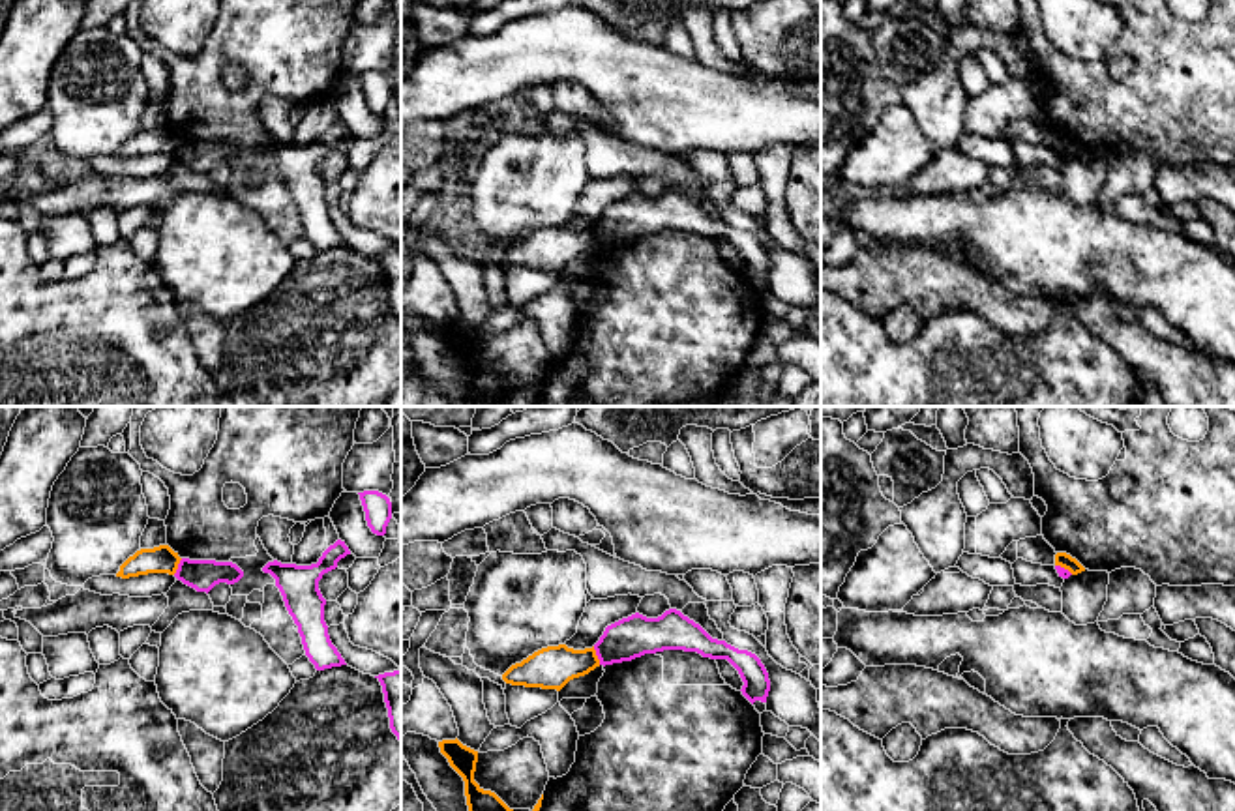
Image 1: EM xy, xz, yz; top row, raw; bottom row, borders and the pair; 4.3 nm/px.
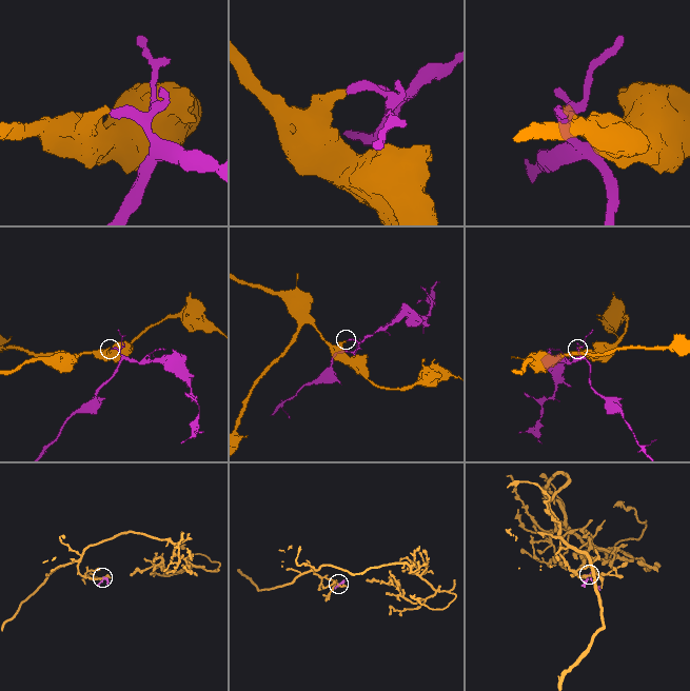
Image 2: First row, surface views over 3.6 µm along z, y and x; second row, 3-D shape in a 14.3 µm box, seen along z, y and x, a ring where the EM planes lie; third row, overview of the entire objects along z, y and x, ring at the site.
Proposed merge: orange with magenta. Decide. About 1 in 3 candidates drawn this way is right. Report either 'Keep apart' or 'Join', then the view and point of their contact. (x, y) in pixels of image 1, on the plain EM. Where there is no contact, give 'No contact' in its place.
Keep apart. Touches orange at xz (596, 236)

